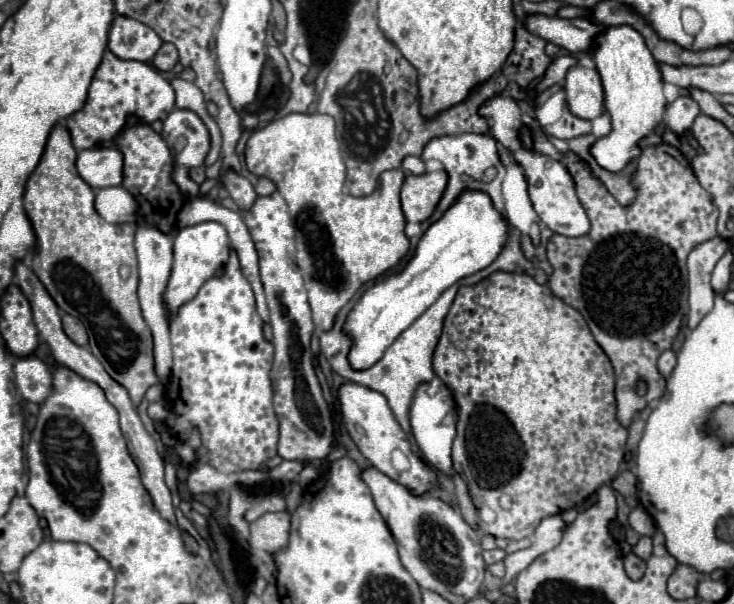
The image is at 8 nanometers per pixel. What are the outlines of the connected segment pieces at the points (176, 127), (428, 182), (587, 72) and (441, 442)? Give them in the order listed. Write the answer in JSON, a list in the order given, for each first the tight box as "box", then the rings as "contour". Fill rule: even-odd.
[{"box":[162,110,210,198],"contour":[[[172,110],[170,116],[164,120],[164,126],[162,126],[162,138],[166,140],[172,156],[174,156],[174,170],[172,170],[172,180],[174,184],[178,186],[178,190],[182,194],[186,194],[188,198],[196,198],[198,196],[198,184],[190,178],[190,170],[204,164],[204,158],[208,154],[208,148],[210,148],[210,136],[208,136],[208,130],[204,126],[204,122],[192,114],[192,110]],[[176,138],[182,138],[182,146],[178,144]]]},{"box":[402,172,448,222],"contour":[[[426,172],[422,176],[406,176],[402,186],[402,212],[408,222],[424,222],[436,210],[444,190],[448,186],[448,174]]]},{"box":[566,66,604,120],"contour":[[[574,66],[566,74],[566,102],[574,116],[594,120],[604,112],[604,88],[596,68]]]},{"box":[410,382,458,478],"contour":[[[422,382],[412,398],[410,404],[410,426],[416,438],[416,444],[424,456],[424,460],[438,472],[454,478],[452,468],[452,442],[456,438],[456,424],[458,424],[458,404],[454,400],[452,390],[442,384],[434,396],[428,394],[428,384]]]}]

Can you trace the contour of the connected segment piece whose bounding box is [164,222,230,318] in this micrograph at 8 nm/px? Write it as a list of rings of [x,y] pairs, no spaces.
[[[202,222],[202,224],[188,226],[178,232],[178,236],[174,240],[172,276],[170,276],[168,288],[164,292],[164,302],[166,302],[166,308],[172,318],[178,314],[178,310],[188,300],[192,300],[192,296],[196,296],[200,286],[206,280],[210,280],[218,268],[222,268],[226,264],[228,252],[230,252],[230,240],[228,240],[224,226],[220,226],[218,222]]]

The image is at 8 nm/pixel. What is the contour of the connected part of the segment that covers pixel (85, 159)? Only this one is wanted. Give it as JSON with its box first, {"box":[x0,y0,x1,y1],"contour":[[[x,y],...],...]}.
{"box":[76,148,124,190],"contour":[[[118,148],[82,150],[76,160],[78,174],[94,190],[120,186],[124,180],[124,156]]]}

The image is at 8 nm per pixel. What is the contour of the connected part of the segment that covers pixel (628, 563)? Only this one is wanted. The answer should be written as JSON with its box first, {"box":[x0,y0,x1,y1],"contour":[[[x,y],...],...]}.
{"box":[624,552,646,580],"contour":[[[630,552],[630,554],[624,556],[624,570],[626,570],[626,574],[628,574],[632,580],[640,580],[642,574],[644,574],[644,570],[646,570],[646,562],[640,560],[636,554]]]}

